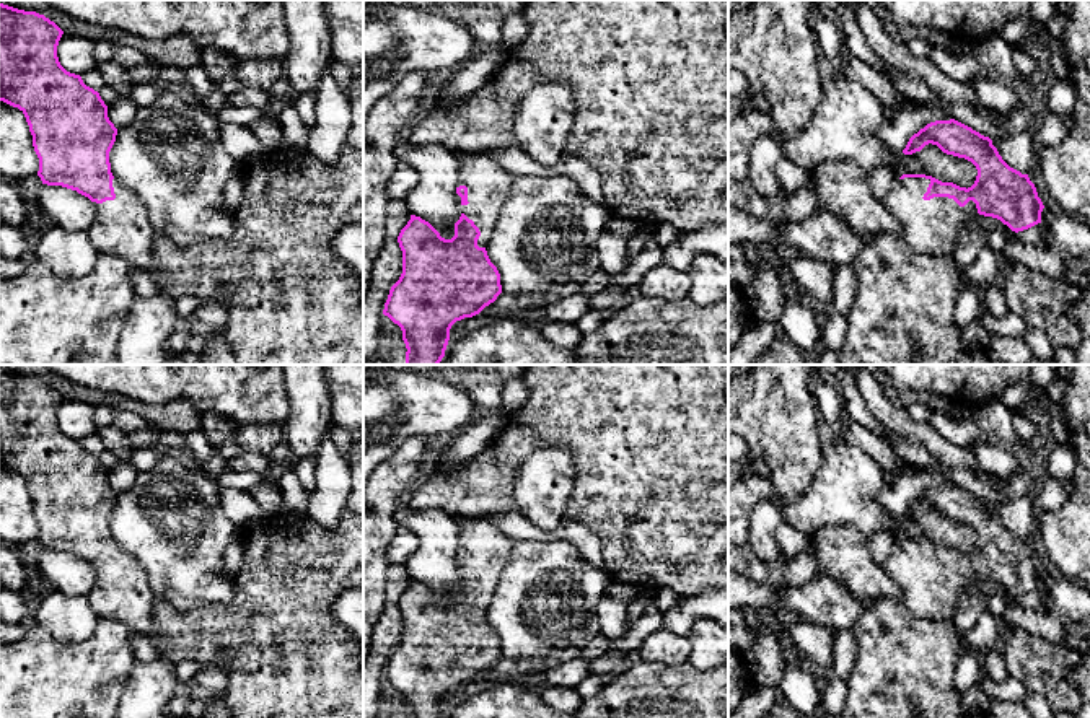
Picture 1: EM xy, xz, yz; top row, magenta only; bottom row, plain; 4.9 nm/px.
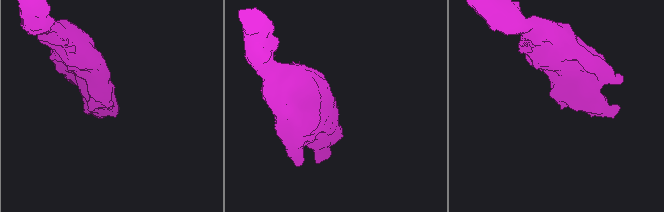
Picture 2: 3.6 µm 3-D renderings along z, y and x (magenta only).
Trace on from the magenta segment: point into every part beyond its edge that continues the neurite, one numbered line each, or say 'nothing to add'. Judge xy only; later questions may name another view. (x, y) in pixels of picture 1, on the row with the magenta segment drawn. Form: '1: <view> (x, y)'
1: xy (121, 227)

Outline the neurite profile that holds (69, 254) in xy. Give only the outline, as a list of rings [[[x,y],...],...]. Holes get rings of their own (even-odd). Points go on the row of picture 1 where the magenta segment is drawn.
[[[57,225],[44,230],[33,252],[60,278],[86,277],[96,265],[99,252],[88,231],[73,231]]]

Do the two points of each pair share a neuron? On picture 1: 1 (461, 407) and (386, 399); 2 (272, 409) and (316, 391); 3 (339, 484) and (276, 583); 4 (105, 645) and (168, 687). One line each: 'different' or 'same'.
1: same
2: different
3: different
4: different

